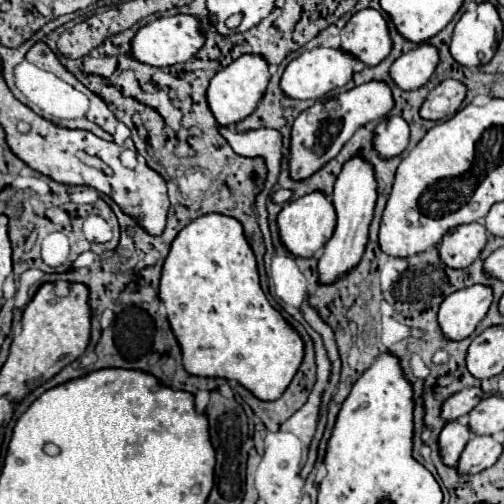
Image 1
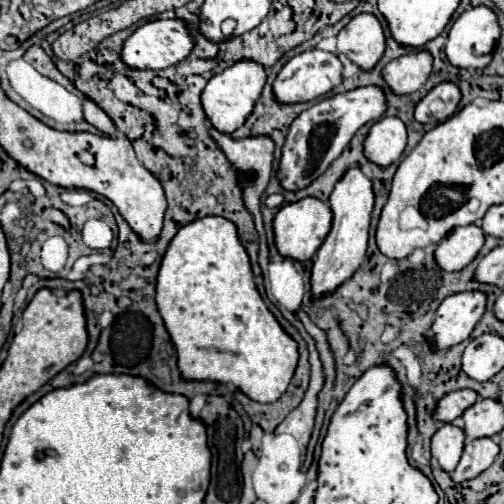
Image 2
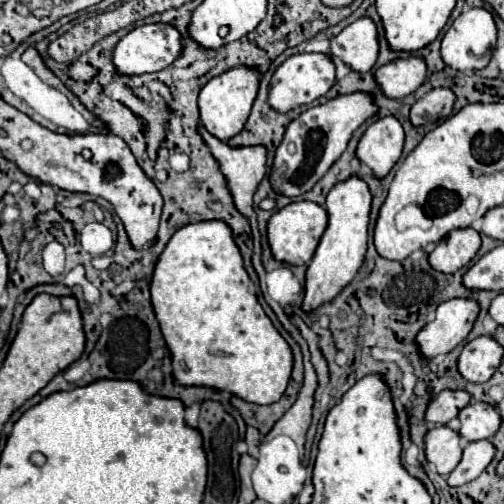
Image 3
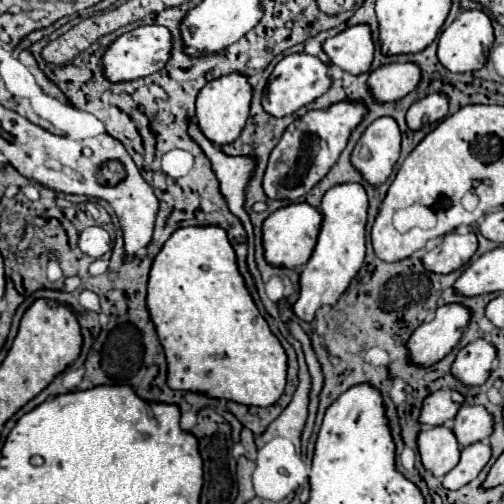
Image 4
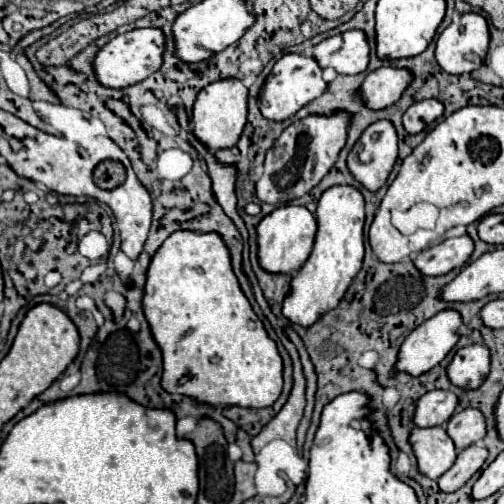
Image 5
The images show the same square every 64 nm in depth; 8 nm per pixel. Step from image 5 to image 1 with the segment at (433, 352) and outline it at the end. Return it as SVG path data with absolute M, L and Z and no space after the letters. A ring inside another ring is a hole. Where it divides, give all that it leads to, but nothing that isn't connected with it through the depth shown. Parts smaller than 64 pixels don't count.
M474 284L470 288L450 294L438 312L438 322L446 338L462 340L468 338L480 320L486 316L494 300L492 288L484 284Z

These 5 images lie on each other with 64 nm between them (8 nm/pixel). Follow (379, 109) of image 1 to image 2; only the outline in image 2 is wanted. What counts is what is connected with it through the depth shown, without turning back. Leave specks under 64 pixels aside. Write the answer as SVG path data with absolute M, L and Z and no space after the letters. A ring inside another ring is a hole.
M360 86L350 92L336 94L332 98L320 100L308 110L304 110L290 126L288 138L282 148L278 178L286 190L306 188L312 180L316 180L336 156L348 146L358 128L366 122L380 120L388 108L388 100L382 88L378 86Z

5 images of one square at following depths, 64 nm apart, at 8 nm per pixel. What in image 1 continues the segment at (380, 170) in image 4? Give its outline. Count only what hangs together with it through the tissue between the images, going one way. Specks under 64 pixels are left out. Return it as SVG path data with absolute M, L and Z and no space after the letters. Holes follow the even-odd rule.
M388 116L376 126L376 136L374 136L374 148L382 156L398 156L406 150L410 140L410 128L408 122L402 116Z

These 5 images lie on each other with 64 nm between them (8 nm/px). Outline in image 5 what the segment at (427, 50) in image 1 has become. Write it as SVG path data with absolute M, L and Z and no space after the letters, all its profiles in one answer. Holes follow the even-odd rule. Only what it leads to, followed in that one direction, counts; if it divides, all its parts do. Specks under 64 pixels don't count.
M382 66L374 72L370 72L360 88L360 94L364 96L364 102L368 108L386 108L400 100L404 90L412 84L414 76L408 68L394 68L394 66Z

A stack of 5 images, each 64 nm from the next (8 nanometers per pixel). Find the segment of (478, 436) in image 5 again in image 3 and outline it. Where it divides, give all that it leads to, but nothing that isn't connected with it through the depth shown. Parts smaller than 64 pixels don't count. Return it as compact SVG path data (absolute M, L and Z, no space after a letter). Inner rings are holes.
M480 400L470 402L458 414L458 418L462 422L462 428L458 432L468 442L492 438L502 424L502 418L500 418L500 412L496 410L496 406L492 406L488 402L480 402Z

